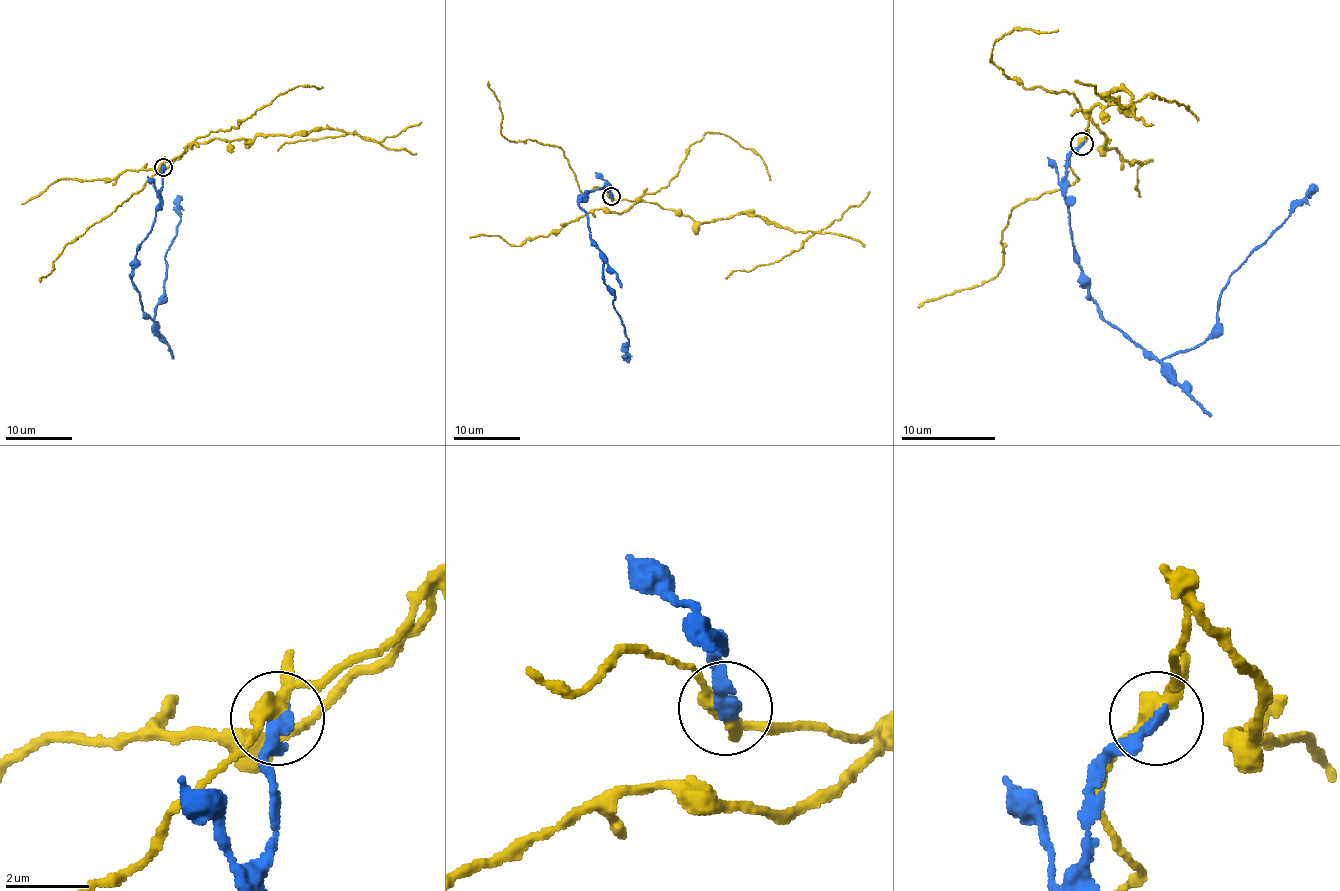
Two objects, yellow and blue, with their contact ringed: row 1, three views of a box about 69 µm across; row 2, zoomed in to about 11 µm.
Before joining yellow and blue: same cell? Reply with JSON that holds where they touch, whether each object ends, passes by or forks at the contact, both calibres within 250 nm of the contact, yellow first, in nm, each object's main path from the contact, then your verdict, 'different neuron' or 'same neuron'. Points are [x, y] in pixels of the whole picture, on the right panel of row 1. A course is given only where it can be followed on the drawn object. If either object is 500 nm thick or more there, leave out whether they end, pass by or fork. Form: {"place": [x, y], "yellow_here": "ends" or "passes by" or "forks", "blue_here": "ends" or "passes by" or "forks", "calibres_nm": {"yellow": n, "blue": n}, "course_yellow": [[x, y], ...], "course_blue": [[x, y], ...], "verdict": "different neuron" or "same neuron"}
{"place": [1082, 144], "yellow_here": "forks", "blue_here": "ends", "calibres_nm": {"yellow": 300, "blue": 380}, "course_yellow": [[1082, 144], [1087, 114], [1120, 104], [1110, 92], [1172, 99], [1198, 121]], "course_blue": [[1082, 144], [1070, 154], [1063, 198], [1073, 253], [1099, 314], [1160, 359], [1205, 340], [1228, 276], [1316, 184]], "verdict": "different neuron"}

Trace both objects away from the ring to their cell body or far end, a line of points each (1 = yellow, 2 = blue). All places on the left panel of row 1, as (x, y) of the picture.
1: (163, 167), (188, 146), (213, 139), (334, 129), (361, 137), (351, 132), (286, 142), (278, 151)
2: (163, 167), (160, 205), (131, 277), (141, 308), (151, 318), (165, 292), (165, 253), (176, 234), (181, 195)

